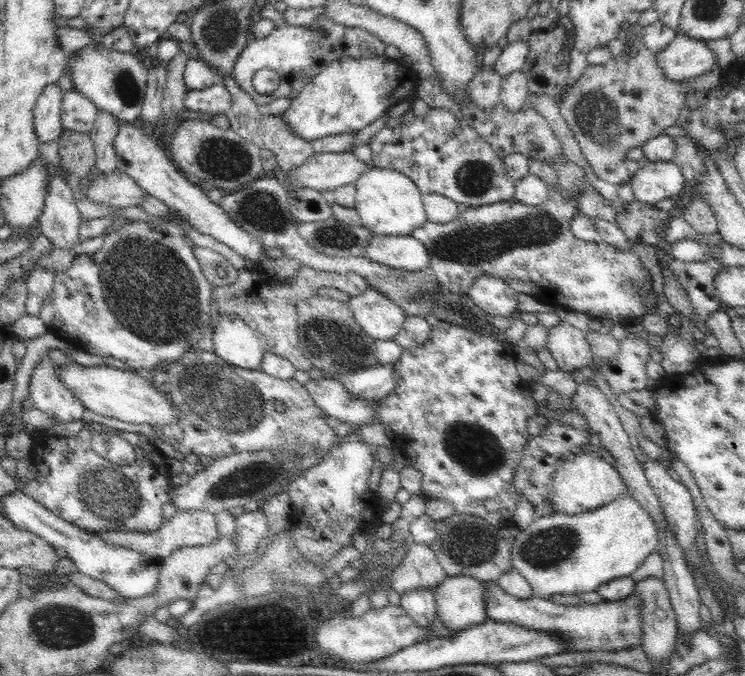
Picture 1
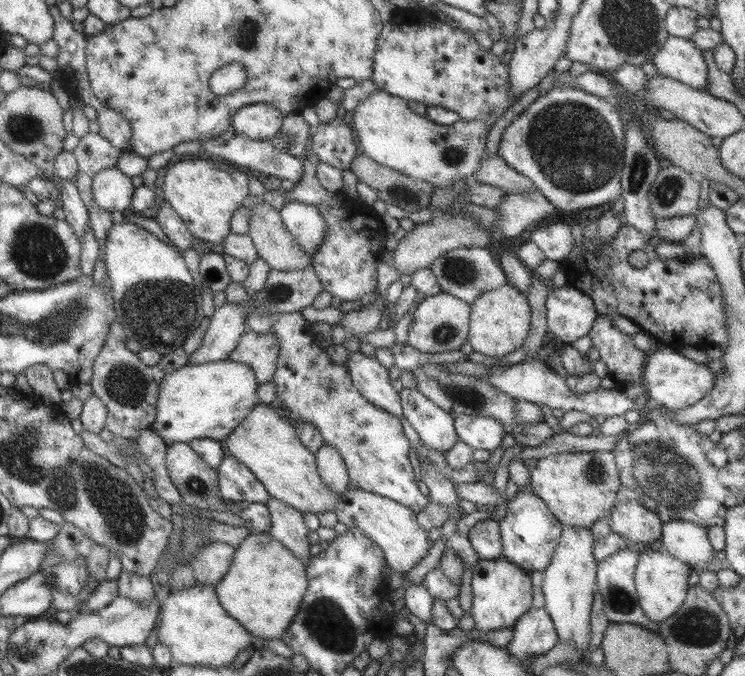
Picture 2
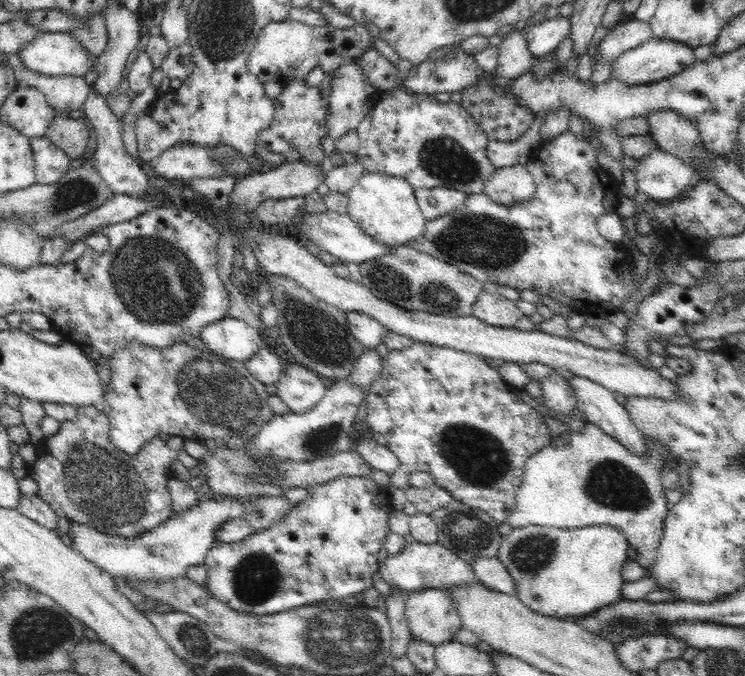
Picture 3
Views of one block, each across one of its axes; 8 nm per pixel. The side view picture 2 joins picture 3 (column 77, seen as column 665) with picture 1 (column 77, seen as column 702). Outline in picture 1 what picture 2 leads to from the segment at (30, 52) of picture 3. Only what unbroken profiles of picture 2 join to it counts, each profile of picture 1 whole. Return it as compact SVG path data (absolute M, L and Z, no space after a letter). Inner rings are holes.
M94 44L82 46L76 51L77 55L70 53L64 64L64 74L70 74L74 88L89 98L97 109L111 112L120 121L136 123L146 96L148 71L142 62L130 52L108 50Z

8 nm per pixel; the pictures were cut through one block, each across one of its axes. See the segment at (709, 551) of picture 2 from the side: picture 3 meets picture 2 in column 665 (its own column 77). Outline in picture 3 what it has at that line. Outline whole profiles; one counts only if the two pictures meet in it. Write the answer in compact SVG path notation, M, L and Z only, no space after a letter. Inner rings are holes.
M209 496L199 501L196 507L172 515L155 529L134 538L110 536L76 521L68 524L65 536L74 542L82 556L114 578L163 581L184 577L189 566L202 564L207 552L215 545L216 532L220 530L220 526L224 522L244 518L242 502L234 497L223 496L219 500L219 496Z

